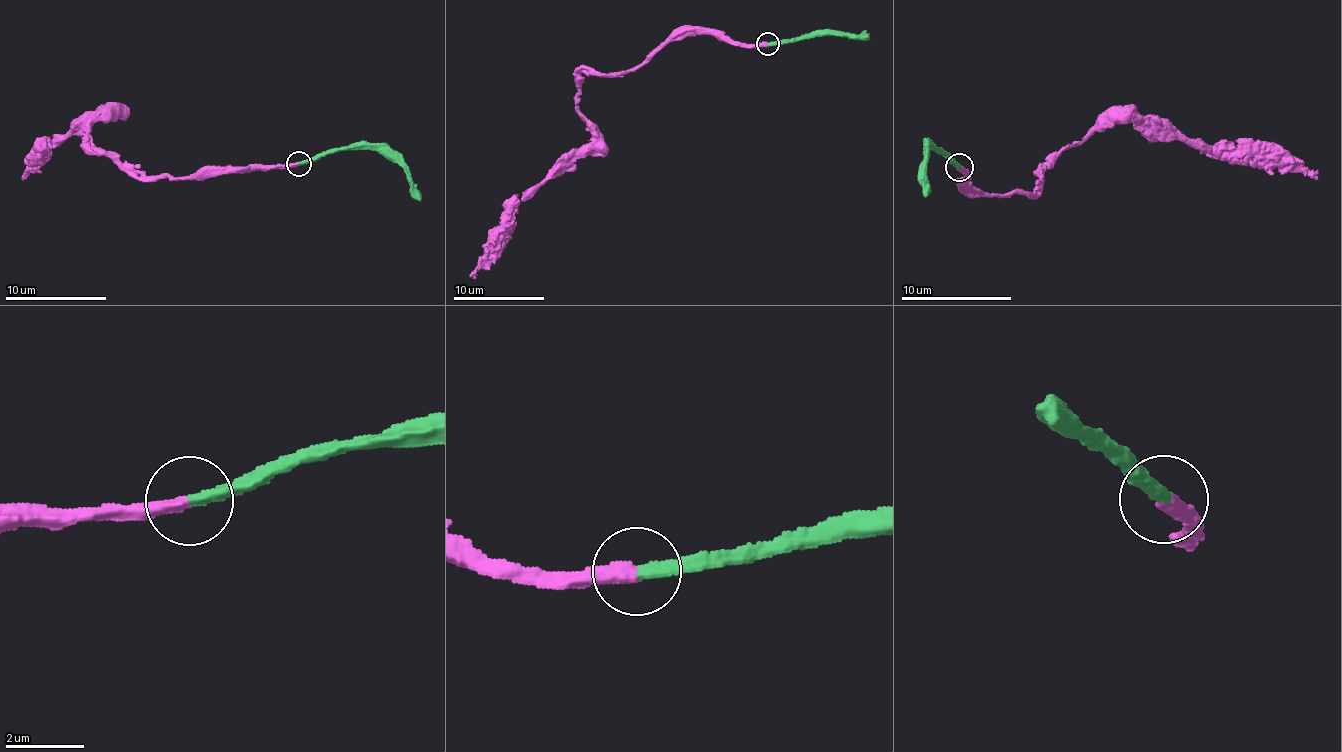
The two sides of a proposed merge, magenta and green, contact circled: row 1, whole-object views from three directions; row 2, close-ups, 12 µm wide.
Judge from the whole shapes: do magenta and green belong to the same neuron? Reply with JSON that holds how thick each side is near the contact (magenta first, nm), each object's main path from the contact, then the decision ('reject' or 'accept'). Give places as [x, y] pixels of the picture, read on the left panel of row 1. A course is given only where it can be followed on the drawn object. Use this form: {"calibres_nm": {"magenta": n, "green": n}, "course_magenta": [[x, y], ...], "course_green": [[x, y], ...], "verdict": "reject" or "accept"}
{"calibres_nm": {"magenta": 360, "green": 320}, "course_magenta": [[300, 163], [168, 178], [123, 171], [90, 147], [85, 132], [107, 115], [75, 120], [41, 150], [23, 179]], "course_green": [[300, 163], [312, 162], [336, 150], [380, 146], [404, 169], [412, 194], [420, 202]], "verdict": "accept"}

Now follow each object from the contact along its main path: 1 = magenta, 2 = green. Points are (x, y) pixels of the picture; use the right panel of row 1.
1: (960, 167), (979, 192), (1041, 190), (1044, 167), (1119, 120), (1171, 125), (1218, 147), (1284, 148), (1317, 178)
2: (960, 167), (926, 142), (926, 198)

